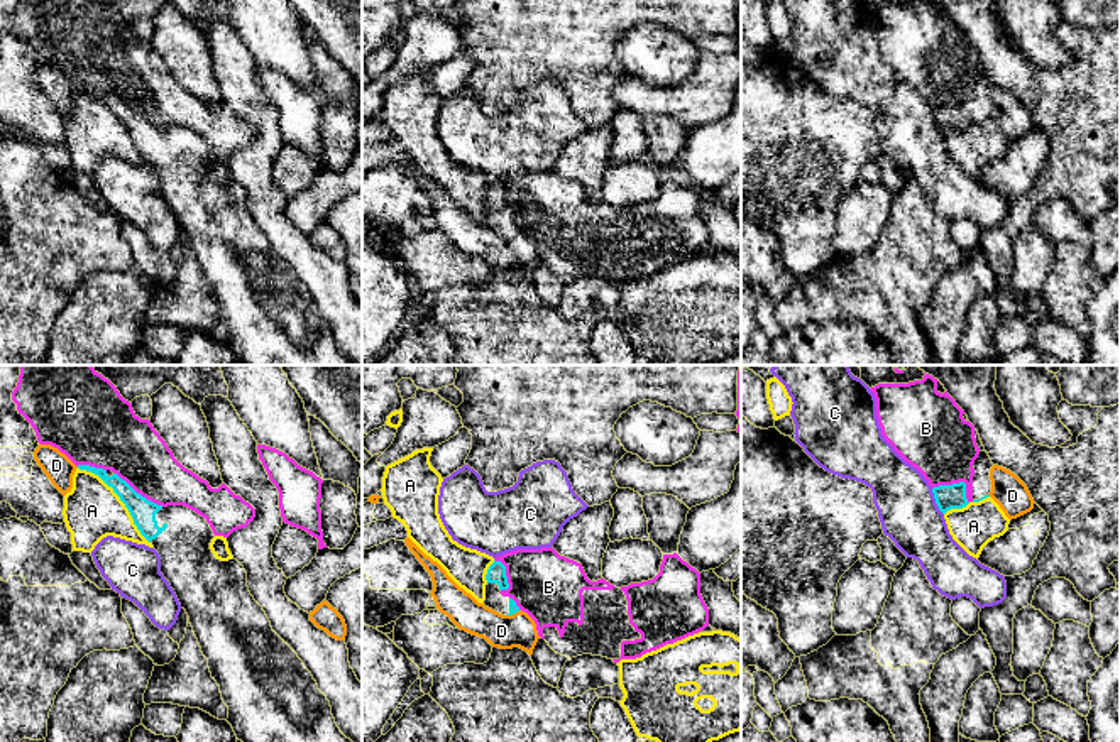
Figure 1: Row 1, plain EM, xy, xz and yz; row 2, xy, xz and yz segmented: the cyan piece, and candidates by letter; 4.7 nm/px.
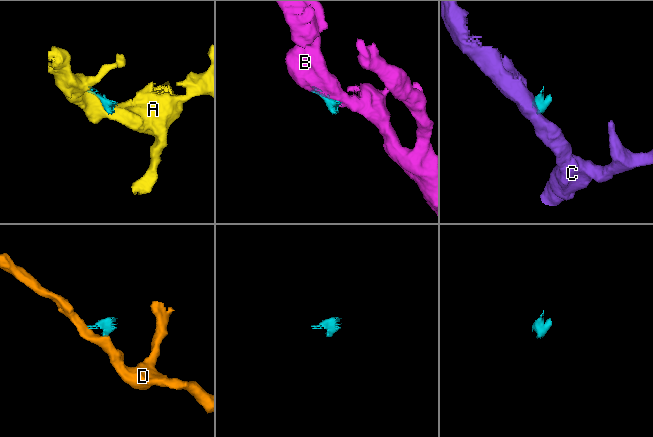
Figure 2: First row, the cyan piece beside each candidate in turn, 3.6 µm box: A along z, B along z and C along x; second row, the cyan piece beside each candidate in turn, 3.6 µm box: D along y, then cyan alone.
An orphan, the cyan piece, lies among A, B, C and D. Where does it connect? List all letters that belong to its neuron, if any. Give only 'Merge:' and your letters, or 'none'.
Merge: none

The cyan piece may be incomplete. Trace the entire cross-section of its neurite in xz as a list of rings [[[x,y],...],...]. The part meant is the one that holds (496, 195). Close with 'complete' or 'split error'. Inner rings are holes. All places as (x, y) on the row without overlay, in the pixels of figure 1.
[[[496,183],[489,188],[486,196],[487,206],[486,206],[486,221],[484,226],[502,235],[502,237],[513,237],[519,233],[519,228],[516,223],[509,218],[502,218],[499,213],[508,211],[508,198],[506,198],[506,188],[501,183]]]; split error

